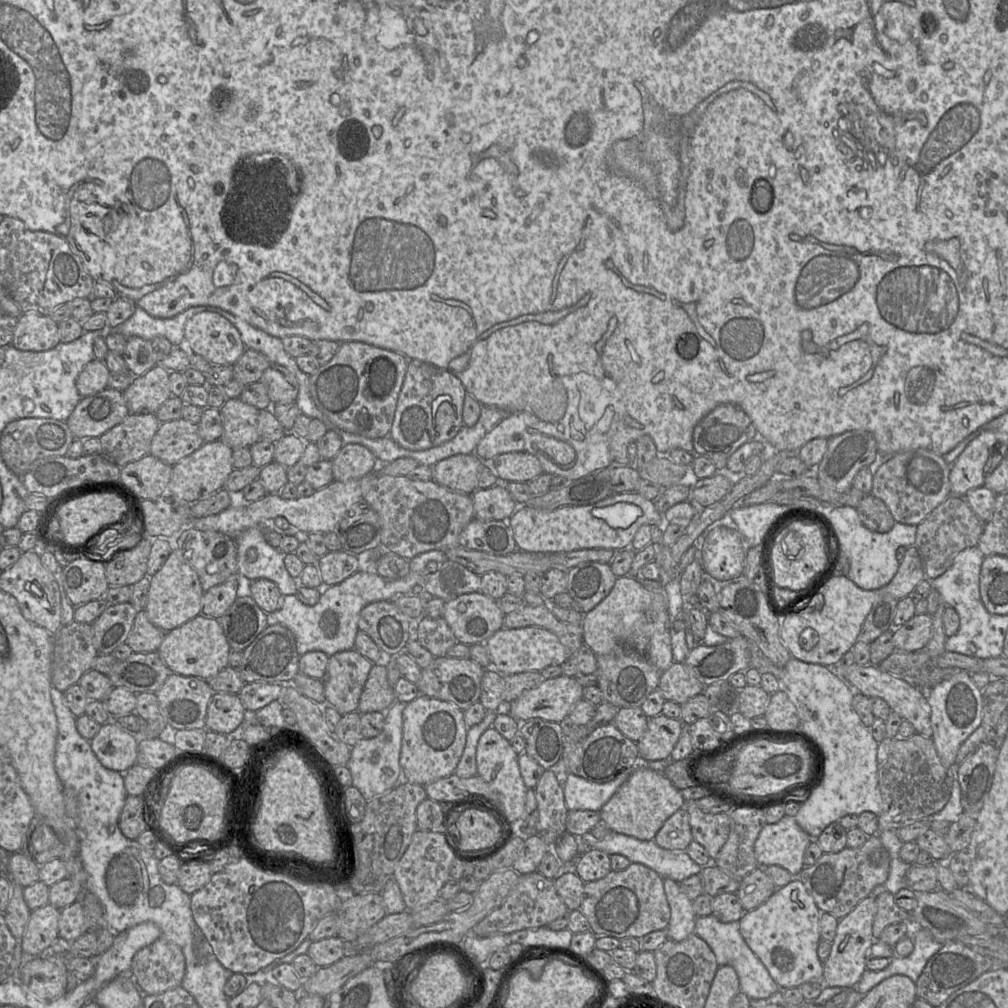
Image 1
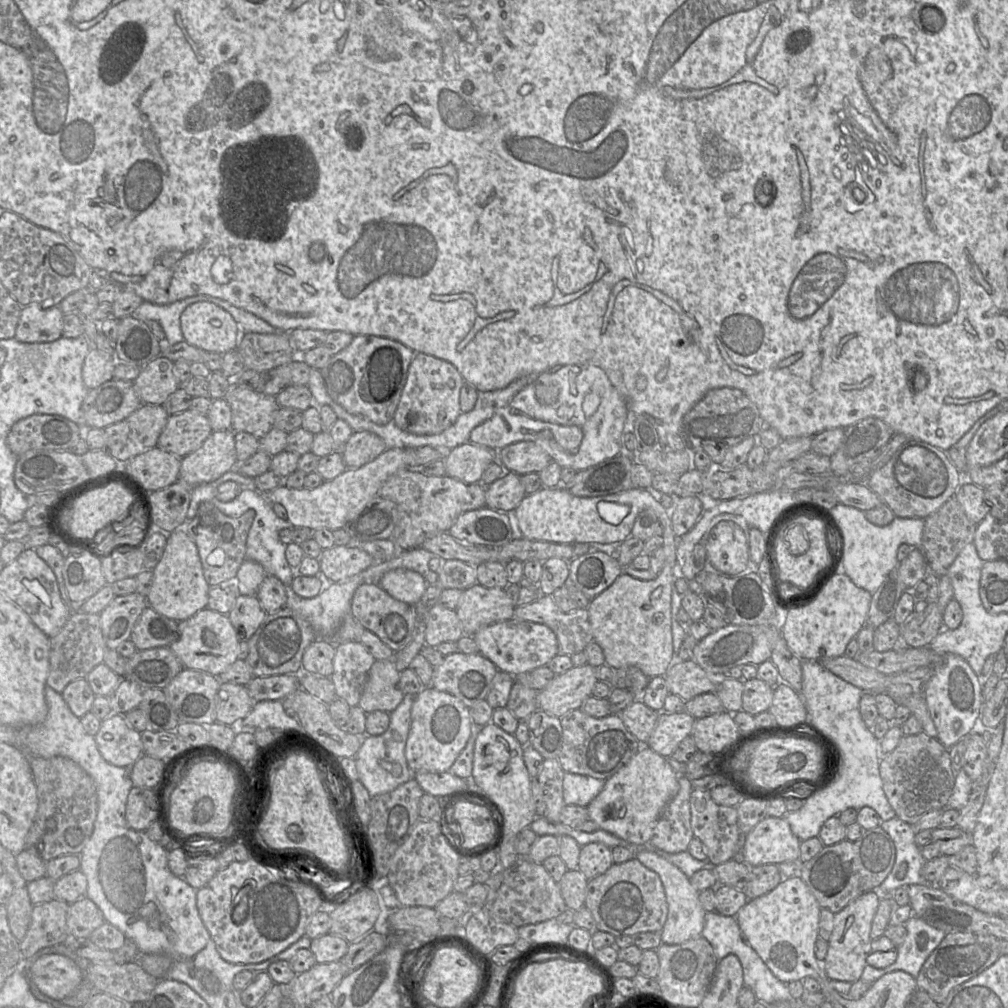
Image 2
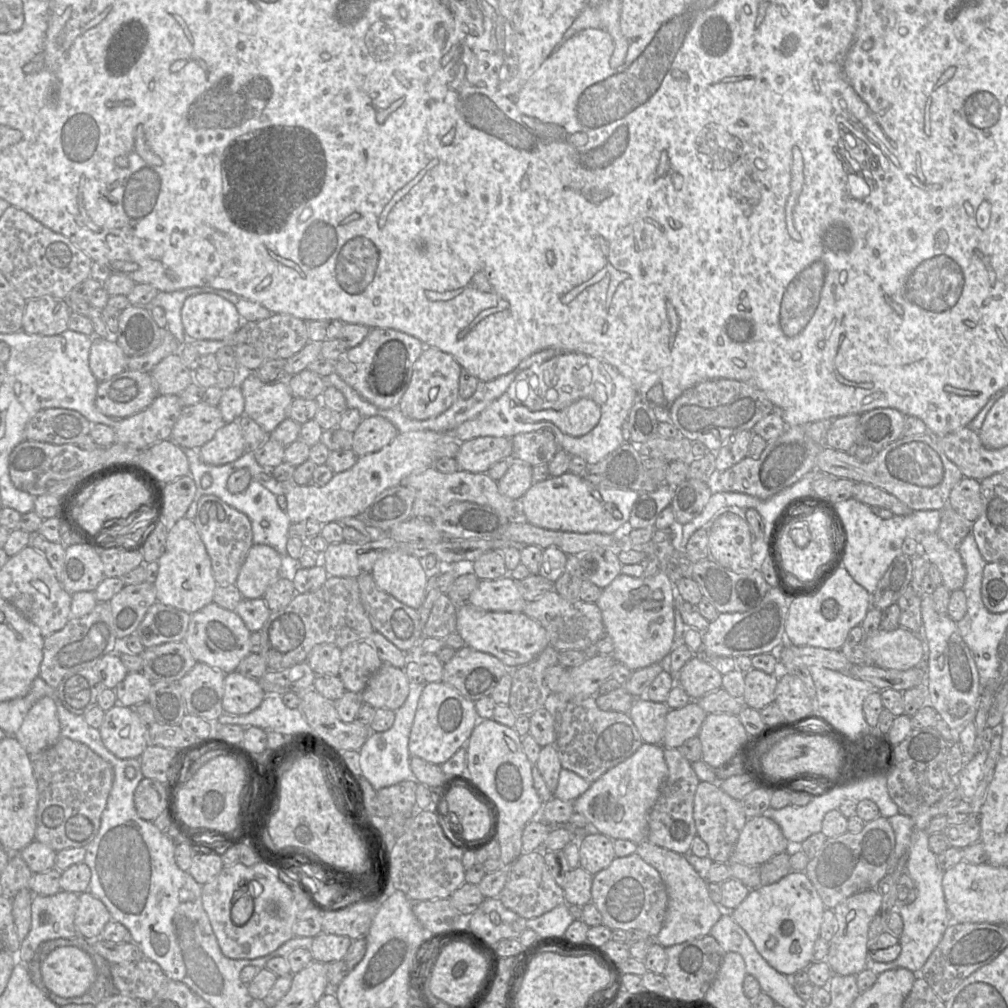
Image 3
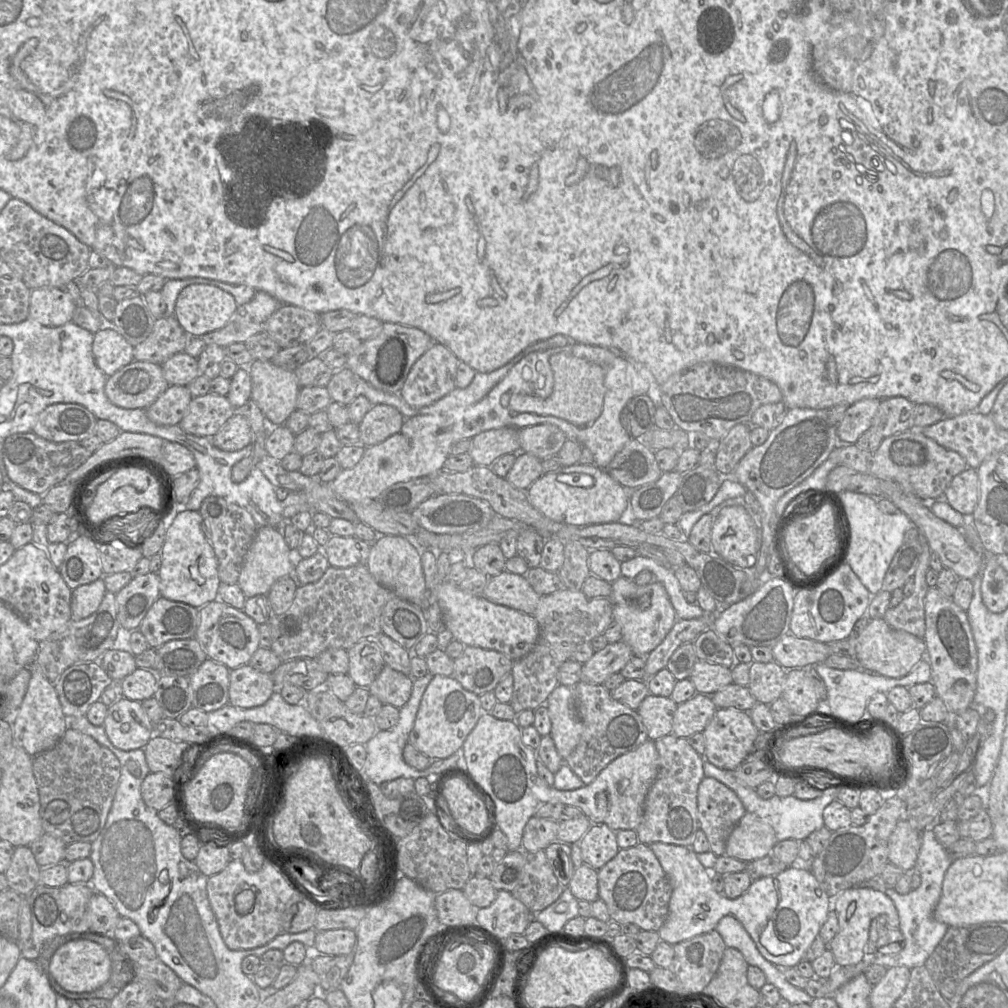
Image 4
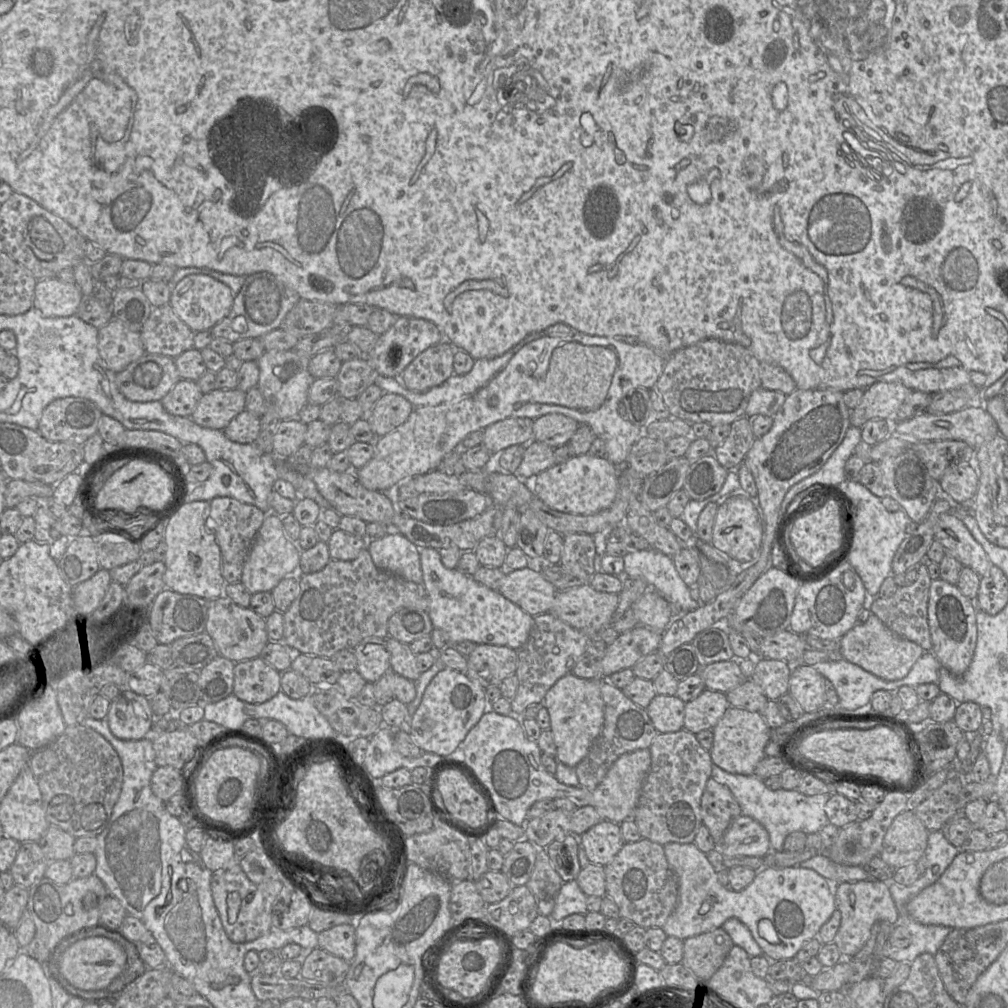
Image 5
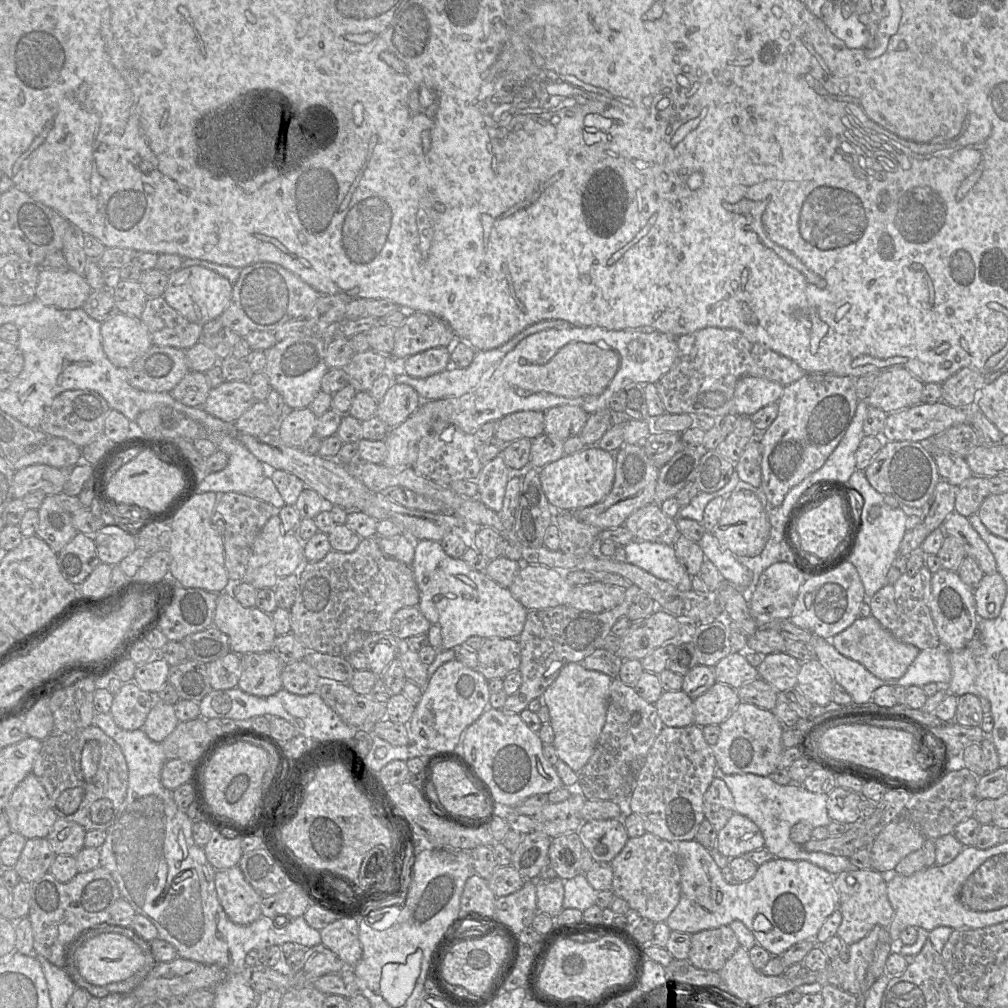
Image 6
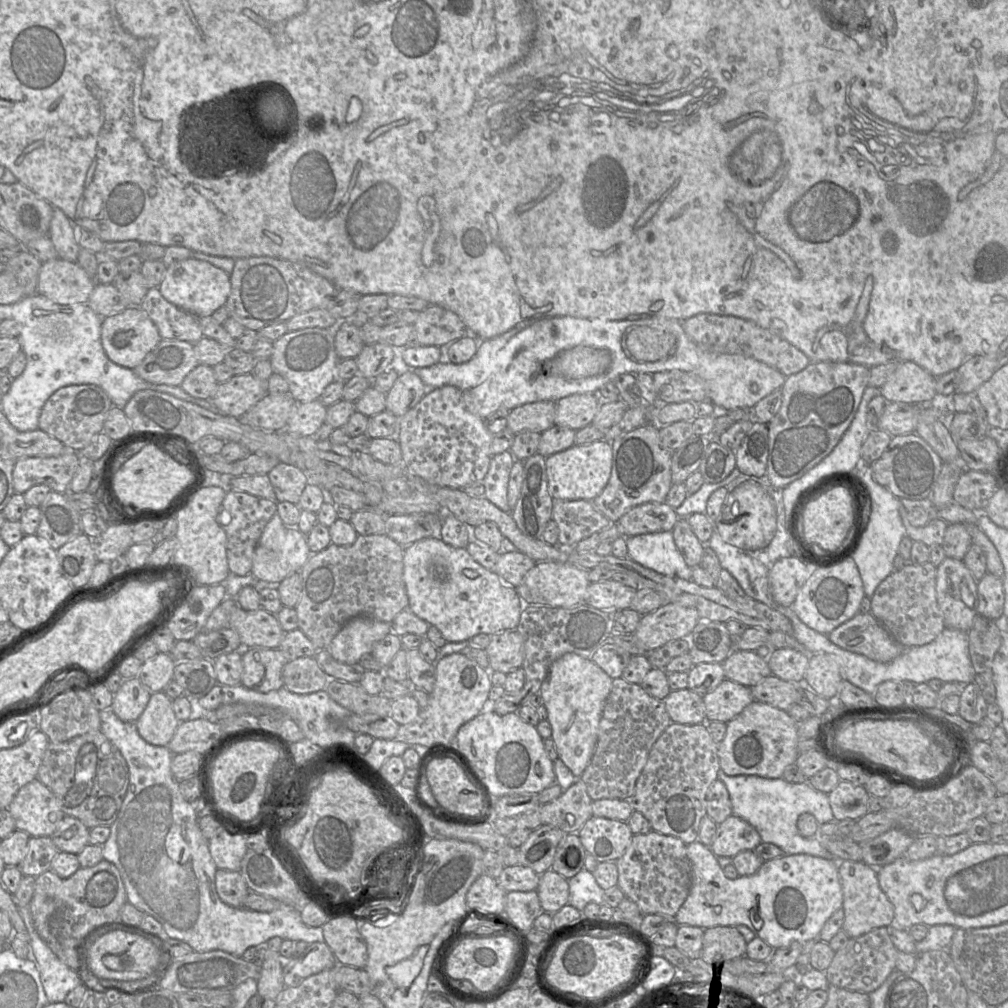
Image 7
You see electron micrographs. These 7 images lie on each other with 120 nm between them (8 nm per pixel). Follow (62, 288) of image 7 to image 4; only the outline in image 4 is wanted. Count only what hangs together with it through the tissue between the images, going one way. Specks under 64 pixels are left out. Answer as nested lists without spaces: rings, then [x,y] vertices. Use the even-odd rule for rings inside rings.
[[[57,287],[32,289],[29,300],[29,318],[49,327],[58,327],[72,321],[76,304],[69,294]]]

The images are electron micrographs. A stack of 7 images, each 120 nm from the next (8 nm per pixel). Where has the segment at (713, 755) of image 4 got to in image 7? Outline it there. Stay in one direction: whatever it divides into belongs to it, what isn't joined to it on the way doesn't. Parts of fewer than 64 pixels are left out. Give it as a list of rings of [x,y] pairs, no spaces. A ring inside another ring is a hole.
[[[754,700],[727,723],[725,737],[718,744],[720,768],[729,776],[781,778],[785,768],[796,763],[799,756],[797,728],[787,711]]]

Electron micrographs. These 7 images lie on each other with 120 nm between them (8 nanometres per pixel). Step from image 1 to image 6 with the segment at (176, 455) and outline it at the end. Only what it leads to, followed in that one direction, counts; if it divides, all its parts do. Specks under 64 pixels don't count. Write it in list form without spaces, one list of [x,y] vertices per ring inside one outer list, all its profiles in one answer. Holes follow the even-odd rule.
[[[232,380],[212,388],[202,408],[208,414],[233,424],[254,402],[248,380]]]

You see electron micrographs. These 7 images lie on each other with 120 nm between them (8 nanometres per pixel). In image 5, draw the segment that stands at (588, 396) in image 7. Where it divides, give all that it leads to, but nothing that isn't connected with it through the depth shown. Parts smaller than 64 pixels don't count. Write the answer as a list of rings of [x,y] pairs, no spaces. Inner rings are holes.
[[[545,414],[534,420],[532,440],[557,448],[567,444],[579,426],[576,420],[563,414]]]

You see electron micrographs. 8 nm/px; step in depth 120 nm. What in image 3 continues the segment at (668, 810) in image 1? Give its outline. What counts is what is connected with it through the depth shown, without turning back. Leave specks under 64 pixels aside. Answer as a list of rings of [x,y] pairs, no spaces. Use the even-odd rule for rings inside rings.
[[[643,743],[634,754],[592,782],[588,790],[573,801],[574,810],[582,814],[598,832],[611,839],[630,840],[638,845],[647,840],[649,813],[660,795],[667,776],[668,766],[662,745]]]

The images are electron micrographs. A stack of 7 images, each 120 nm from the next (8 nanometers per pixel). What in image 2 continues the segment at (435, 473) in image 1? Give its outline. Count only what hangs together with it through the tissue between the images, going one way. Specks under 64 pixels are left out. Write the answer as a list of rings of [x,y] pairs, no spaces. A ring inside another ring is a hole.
[[[467,442],[449,451],[444,459],[446,475],[467,484],[481,482],[484,471],[496,461],[498,451]]]

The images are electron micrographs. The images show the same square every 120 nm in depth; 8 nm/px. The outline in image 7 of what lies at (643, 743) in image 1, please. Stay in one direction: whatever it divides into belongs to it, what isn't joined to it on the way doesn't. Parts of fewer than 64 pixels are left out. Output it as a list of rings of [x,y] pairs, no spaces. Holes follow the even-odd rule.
[[[724,679],[713,691],[703,695],[706,721],[728,723],[754,700],[750,687]]]

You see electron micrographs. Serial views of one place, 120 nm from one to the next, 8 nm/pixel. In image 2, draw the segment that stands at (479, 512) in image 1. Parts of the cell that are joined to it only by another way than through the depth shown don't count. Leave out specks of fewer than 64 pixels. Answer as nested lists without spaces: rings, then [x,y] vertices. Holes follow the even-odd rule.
[[[504,468],[503,476],[486,486],[486,507],[496,511],[515,510],[526,496],[520,475]]]

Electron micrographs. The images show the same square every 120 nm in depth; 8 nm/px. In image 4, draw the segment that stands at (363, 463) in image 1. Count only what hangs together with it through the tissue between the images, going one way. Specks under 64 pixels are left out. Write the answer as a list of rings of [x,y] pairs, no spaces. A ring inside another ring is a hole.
[[[373,405],[359,425],[360,444],[367,448],[382,443],[401,430],[405,419],[392,405]]]

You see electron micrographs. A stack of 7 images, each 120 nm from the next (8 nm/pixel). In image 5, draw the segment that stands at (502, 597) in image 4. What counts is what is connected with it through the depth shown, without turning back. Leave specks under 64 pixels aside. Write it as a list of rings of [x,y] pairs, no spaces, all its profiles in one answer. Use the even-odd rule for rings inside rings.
[[[531,564],[522,569],[507,571],[498,592],[535,617],[550,611],[558,591]]]

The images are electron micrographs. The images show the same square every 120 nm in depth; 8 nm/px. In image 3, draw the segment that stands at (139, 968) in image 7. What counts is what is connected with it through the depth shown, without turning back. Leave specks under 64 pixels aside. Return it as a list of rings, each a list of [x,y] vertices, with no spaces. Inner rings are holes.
[[[74,946],[54,949],[41,964],[45,986],[62,998],[82,996],[96,979],[90,955]]]

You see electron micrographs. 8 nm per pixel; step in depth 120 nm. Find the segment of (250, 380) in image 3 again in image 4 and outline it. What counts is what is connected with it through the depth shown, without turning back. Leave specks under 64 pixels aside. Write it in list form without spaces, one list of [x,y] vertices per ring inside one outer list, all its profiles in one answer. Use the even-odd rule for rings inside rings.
[[[253,360],[248,366],[251,377],[251,398],[262,411],[269,427],[284,425],[297,410],[297,397],[301,390],[295,371],[276,366],[268,360]]]

